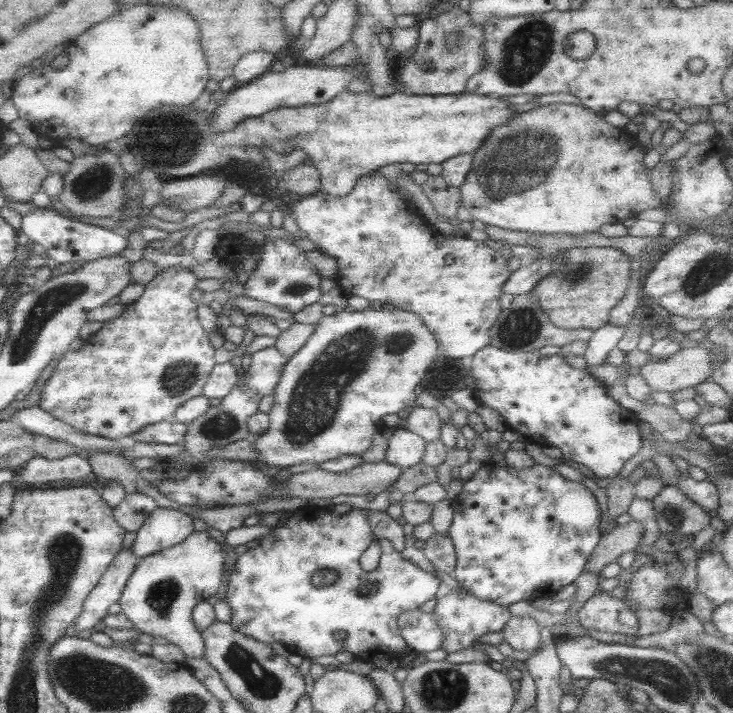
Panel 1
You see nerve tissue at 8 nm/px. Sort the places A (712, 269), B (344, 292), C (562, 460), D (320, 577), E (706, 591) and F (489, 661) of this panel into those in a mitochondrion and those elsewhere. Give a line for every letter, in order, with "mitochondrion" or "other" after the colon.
A: mitochondrion
B: other
C: other
D: mitochondrion
E: other
F: other

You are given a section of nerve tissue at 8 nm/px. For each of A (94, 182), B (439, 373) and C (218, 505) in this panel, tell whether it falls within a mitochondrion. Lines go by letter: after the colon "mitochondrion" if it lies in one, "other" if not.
A: mitochondrion
B: mitochondrion
C: other

